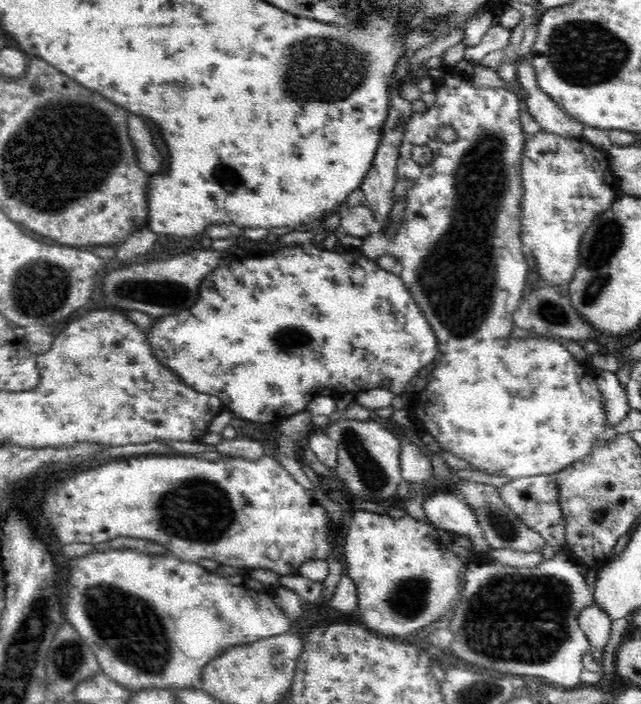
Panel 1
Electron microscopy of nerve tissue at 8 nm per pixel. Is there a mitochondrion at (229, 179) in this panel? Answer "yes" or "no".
yes

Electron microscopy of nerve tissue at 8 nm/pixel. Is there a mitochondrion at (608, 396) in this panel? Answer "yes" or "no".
no

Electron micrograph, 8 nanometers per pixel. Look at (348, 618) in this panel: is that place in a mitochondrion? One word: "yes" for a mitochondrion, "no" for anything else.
no

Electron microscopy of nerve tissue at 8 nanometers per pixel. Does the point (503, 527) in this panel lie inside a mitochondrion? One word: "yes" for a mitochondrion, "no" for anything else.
yes

